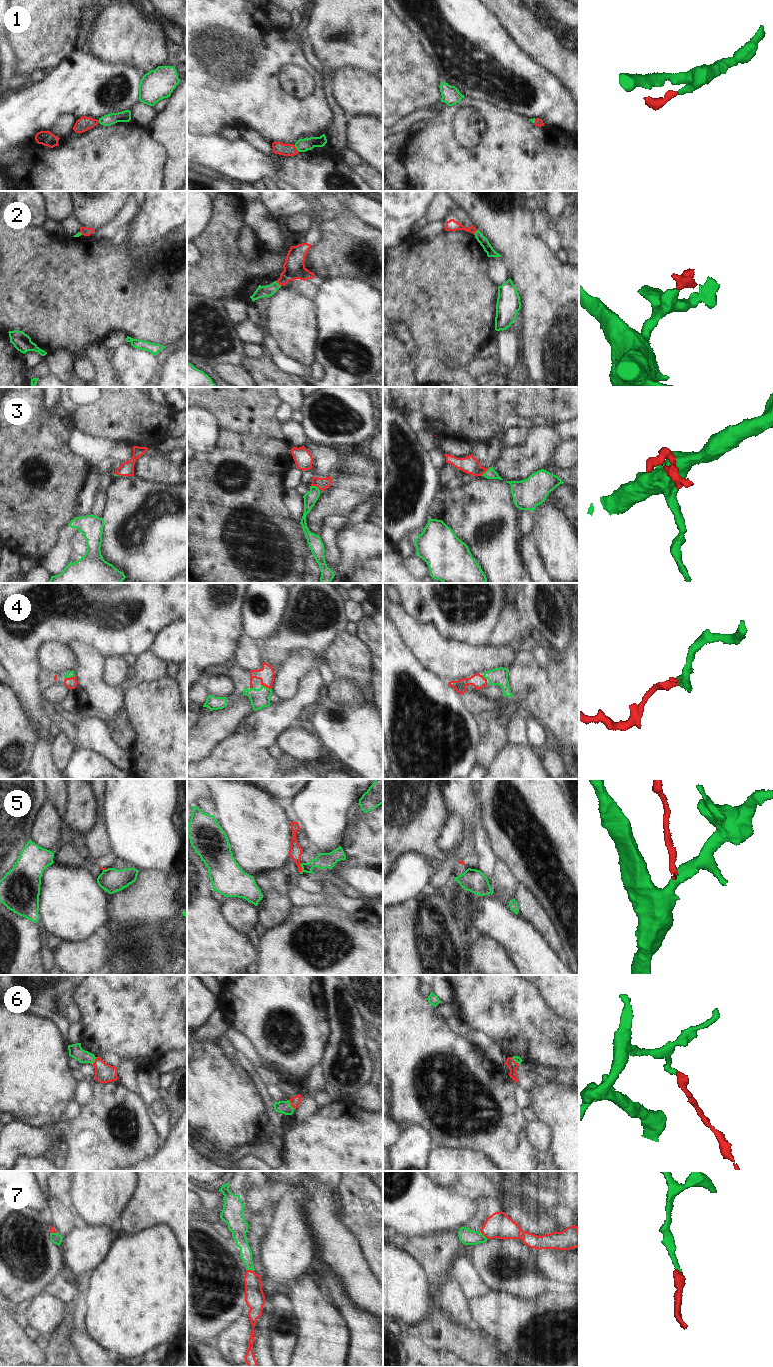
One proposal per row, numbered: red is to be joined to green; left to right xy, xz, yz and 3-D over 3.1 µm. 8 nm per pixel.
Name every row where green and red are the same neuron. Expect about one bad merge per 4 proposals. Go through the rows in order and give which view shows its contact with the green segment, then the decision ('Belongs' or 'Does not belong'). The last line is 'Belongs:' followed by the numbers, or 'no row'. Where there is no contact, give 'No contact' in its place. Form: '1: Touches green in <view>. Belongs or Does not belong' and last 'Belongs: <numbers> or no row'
1: Touches green in xz. Belongs
2: Touches green in xz. Does not belong
3: Touches green in xz. Belongs
4: Touches green in xy. Belongs
5: Touches green in xz. Does not belong
6: Touches green in xz. Belongs
7: Touches green in xz. Belongs
Belongs: 1, 3, 4, 6, 7.

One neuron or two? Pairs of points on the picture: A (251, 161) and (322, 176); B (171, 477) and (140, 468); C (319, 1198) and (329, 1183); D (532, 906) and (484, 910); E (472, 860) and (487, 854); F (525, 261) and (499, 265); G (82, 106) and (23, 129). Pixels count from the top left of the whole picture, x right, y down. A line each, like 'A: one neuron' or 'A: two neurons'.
A: one neuron
B: one neuron
C: two neurons
D: two neurons
E: two neurons
F: two neurons
G: one neuron

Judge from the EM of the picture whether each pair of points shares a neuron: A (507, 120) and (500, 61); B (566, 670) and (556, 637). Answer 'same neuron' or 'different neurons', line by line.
A: different neurons
B: different neurons

